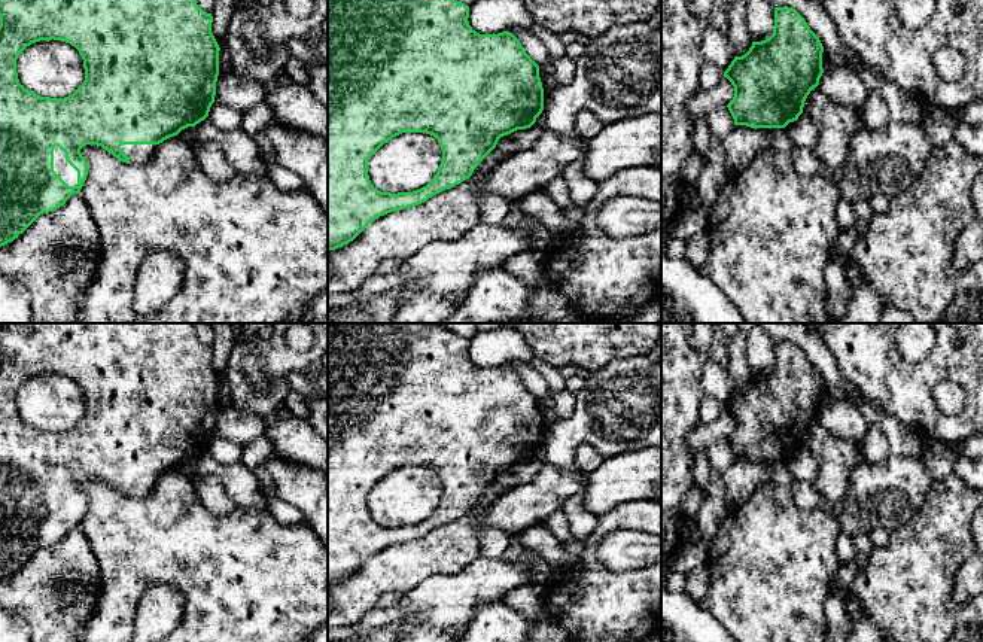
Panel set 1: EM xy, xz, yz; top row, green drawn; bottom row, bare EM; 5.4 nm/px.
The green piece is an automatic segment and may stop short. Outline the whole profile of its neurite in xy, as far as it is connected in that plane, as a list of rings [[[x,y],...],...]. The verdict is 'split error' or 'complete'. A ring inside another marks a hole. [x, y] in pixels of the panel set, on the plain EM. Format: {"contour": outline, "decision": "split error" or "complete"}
{"contour": [[[1,323],[0,326],[0,581],[18,572],[40,548],[54,545],[79,527],[86,509],[88,495],[80,487],[85,478],[97,478],[122,496],[147,498],[156,480],[177,469],[188,460],[195,460],[209,450],[214,436],[219,410],[219,378],[211,366],[211,347],[204,346],[195,334],[195,323]],[[40,374],[61,374],[74,380],[83,393],[85,414],[69,430],[40,430],[25,423],[18,413],[16,393],[31,377]]], "decision": "split error"}

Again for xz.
{"contour": [[[328,323],[328,584],[353,575],[371,556],[387,547],[419,539],[433,529],[469,512],[480,496],[496,481],[500,471],[530,462],[544,444],[544,422],[539,399],[526,387],[520,374],[509,365],[480,368],[469,359],[469,340],[444,326],[427,323]],[[402,466],[433,469],[442,493],[433,512],[413,526],[381,526],[369,514],[368,495],[389,474]]], "decision": "complete"}

